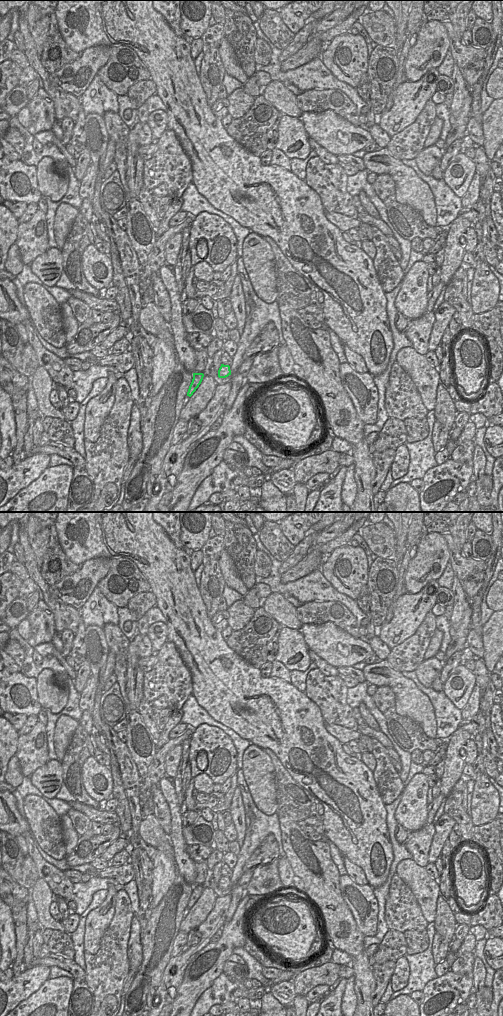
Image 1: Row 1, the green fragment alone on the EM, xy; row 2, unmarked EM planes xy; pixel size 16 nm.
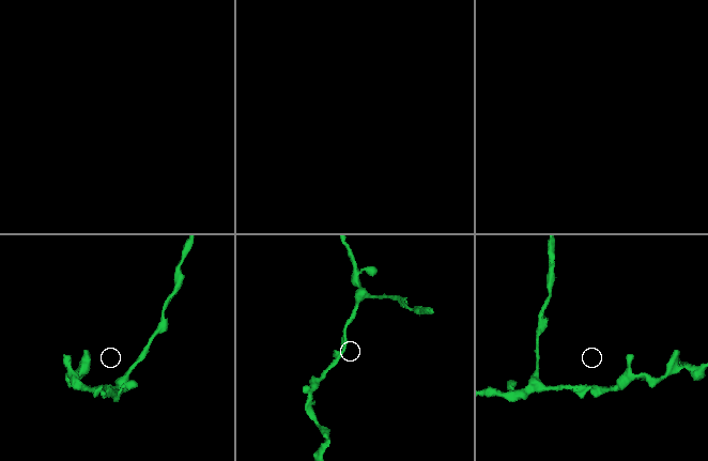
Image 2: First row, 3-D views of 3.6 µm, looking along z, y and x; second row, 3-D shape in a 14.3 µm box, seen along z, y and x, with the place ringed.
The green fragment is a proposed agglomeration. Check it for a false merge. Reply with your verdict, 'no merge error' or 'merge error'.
no merge error

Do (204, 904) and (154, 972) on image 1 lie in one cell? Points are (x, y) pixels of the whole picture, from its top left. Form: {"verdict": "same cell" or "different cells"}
{"verdict": "different cells"}

